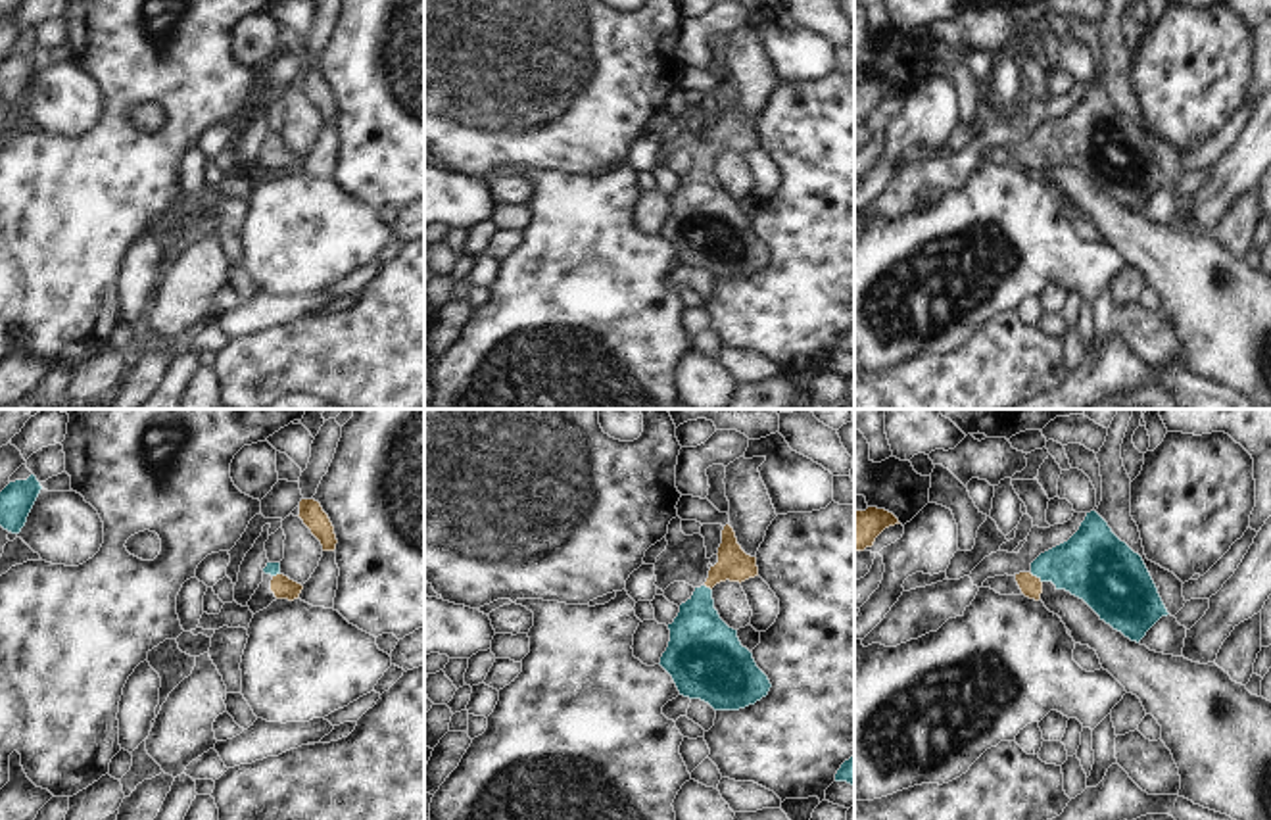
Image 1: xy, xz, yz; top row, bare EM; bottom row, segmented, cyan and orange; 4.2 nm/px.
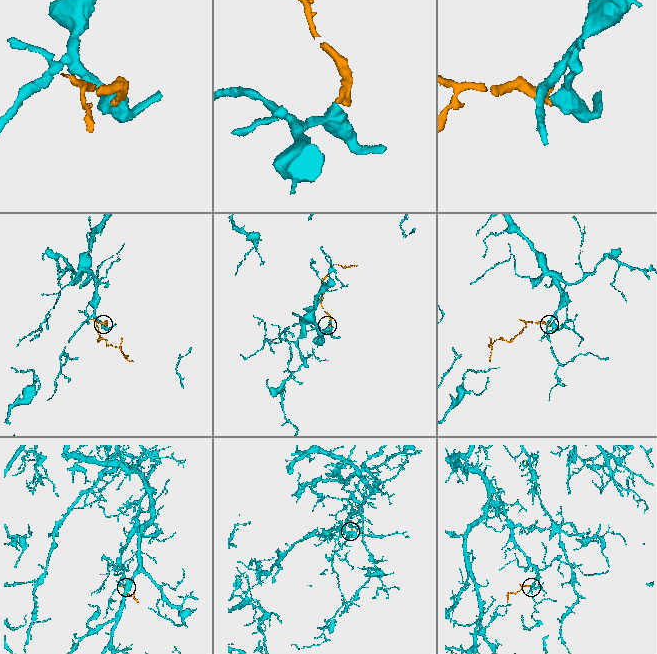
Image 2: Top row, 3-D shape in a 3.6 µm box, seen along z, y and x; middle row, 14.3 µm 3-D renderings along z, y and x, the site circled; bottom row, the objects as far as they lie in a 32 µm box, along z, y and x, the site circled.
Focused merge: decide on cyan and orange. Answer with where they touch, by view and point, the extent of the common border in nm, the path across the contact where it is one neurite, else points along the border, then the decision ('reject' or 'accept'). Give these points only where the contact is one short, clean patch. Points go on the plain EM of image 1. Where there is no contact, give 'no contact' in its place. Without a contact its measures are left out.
meets cyan in yz at (1035, 144); contact 70 nm long; runs through yz (1093, 135), (1051, 135), (1035, 144), (1031, 156); accept

